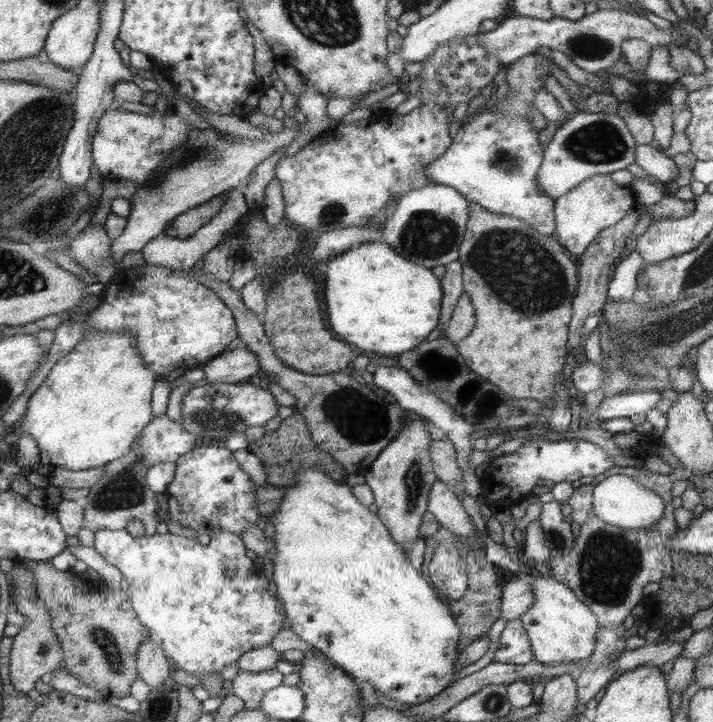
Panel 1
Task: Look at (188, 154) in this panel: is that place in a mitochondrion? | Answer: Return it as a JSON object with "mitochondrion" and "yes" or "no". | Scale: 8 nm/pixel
{"mitochondrion":"yes"}

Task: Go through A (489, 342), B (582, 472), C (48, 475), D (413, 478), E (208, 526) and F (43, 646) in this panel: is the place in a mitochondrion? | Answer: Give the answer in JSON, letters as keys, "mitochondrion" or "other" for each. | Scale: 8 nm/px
{"A":"other","B":"other","C":"other","D":"mitochondrion","E":"other","F":"mitochondrion"}

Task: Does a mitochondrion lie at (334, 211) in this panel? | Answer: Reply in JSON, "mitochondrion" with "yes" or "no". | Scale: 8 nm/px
{"mitochondrion":"yes"}

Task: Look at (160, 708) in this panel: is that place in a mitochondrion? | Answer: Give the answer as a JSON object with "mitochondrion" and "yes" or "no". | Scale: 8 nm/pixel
{"mitochondrion":"no"}

